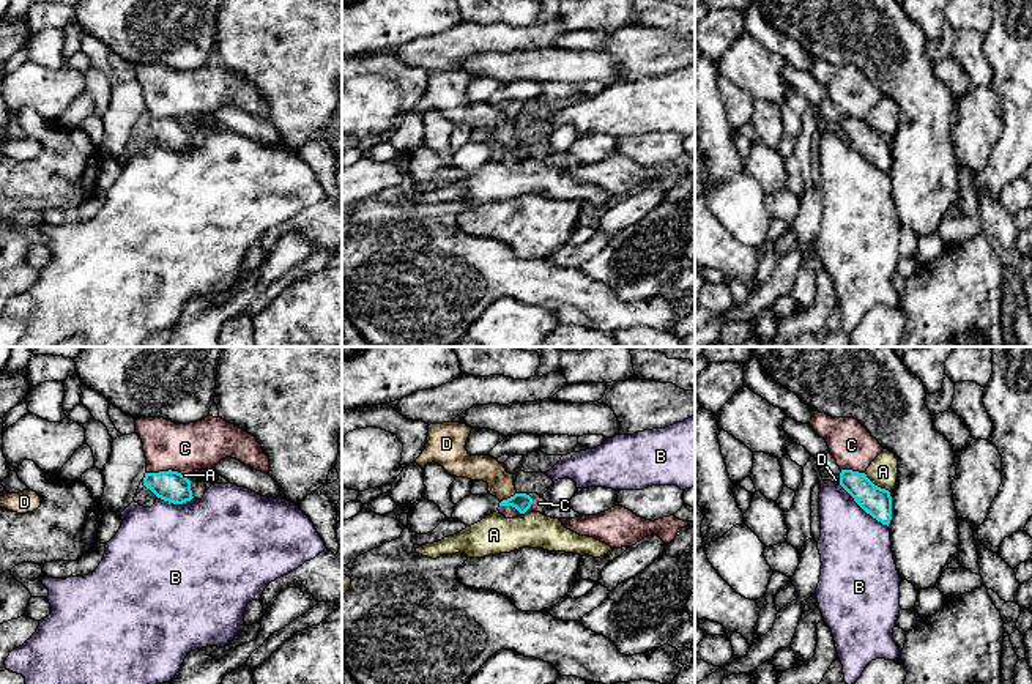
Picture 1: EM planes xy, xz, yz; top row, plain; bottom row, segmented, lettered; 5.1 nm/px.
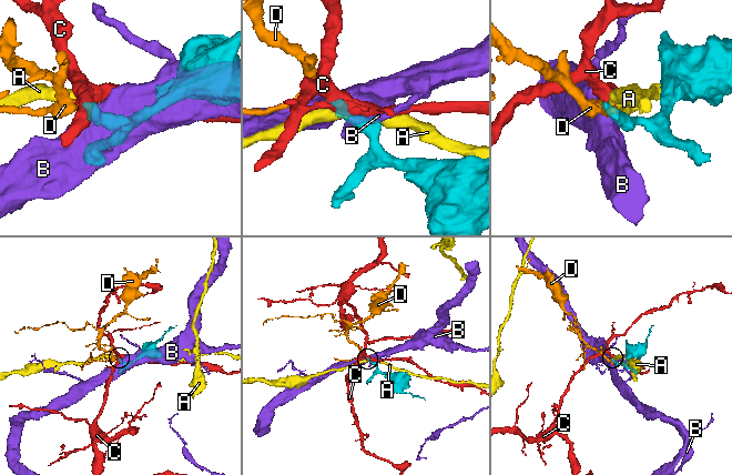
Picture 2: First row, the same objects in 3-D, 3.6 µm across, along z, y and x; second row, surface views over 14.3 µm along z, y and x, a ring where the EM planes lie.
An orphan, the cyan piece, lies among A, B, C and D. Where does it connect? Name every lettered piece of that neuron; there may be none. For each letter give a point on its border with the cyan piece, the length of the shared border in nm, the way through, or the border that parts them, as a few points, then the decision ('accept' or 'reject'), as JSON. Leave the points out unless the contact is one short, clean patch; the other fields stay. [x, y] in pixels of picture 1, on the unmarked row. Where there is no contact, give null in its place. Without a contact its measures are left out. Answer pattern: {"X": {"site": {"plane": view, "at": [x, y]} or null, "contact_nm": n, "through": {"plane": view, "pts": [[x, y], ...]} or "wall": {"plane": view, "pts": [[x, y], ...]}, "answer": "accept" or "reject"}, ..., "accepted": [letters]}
{"A": {"site": {"plane": "yz", "at": [876, 133]}, "contact_nm": 170, "answer": "reject"}, "B": {"site": {"plane": "yz", "at": [864, 156]}, "contact_nm": 340, "wall": {"plane": "yz", "pts": [[840, 131], [867, 159], [887, 174]]}, "answer": "reject"}, "C": {"site": {"plane": "xz", "at": [519, 158]}, "contact_nm": 180, "wall": {"plane": "xz", "pts": [[533, 145], [533, 150], [523, 159], [511, 153], [500, 153]]}, "answer": "reject"}, "D": {"site": {"plane": "xz", "at": [508, 145]}, "contact_nm": 90, "through": {"plane": "xz", "pts": [[522, 148], [508, 145], [501, 131], [486, 115]]}, "answer": "accept"}, "accepted": ["D"]}

